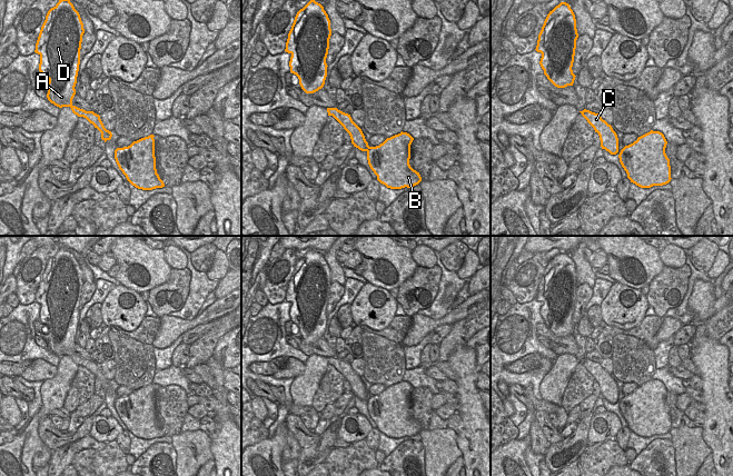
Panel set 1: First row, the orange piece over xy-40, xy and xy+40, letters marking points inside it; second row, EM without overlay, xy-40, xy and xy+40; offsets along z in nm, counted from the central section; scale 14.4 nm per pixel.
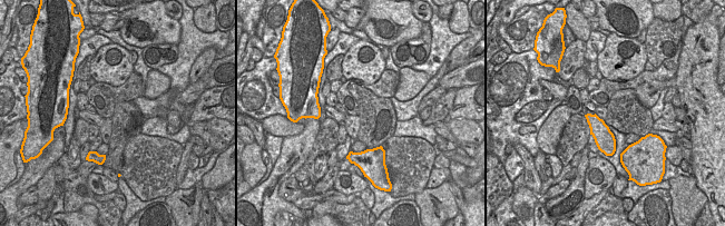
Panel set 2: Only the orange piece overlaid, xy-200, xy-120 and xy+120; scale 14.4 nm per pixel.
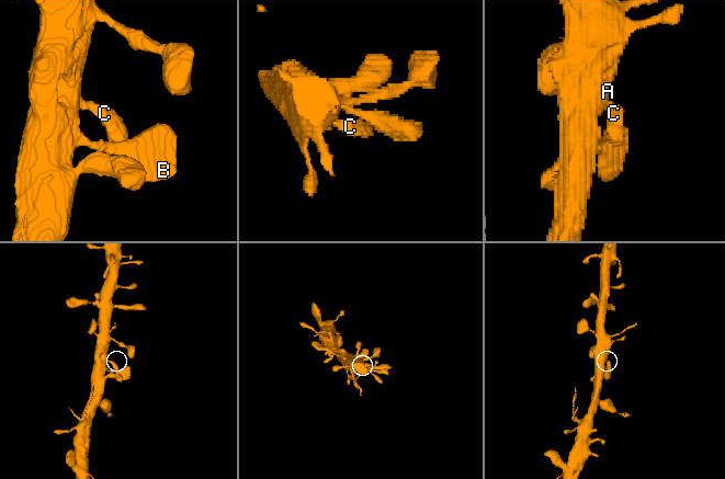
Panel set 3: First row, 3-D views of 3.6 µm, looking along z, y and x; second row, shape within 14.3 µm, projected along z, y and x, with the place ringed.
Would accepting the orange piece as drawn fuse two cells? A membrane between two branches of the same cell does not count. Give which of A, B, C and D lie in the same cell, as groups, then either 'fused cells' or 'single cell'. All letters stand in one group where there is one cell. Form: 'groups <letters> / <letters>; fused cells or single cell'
groups A B C D; single cell

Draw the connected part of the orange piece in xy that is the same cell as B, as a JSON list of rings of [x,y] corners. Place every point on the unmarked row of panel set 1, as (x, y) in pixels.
[[[327,357],[327,361],[349,383],[354,396],[367,401],[368,414],[380,433],[390,438],[402,438],[414,436],[422,430],[419,422],[409,414],[410,394],[414,389],[409,383],[402,380],[379,395],[369,396],[350,364],[337,357]]]

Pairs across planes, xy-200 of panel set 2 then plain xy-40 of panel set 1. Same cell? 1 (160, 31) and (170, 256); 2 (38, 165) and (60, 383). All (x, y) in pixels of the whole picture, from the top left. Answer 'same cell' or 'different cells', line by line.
1: different cells
2: same cell

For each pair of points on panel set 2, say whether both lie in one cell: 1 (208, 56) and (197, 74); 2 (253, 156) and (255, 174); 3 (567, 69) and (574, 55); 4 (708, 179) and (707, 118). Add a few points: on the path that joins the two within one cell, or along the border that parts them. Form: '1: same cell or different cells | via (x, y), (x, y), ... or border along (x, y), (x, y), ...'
1: same cell | via (204, 60), (198, 69)
2: same cell | via (253, 160), (253, 169)
3: same cell | via (568, 66), (572, 58)
4: same cell | via (713, 164), (709, 134)

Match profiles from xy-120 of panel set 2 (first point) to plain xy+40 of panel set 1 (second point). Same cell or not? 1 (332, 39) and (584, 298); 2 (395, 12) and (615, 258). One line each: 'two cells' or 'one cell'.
1: one cell
2: one cell

